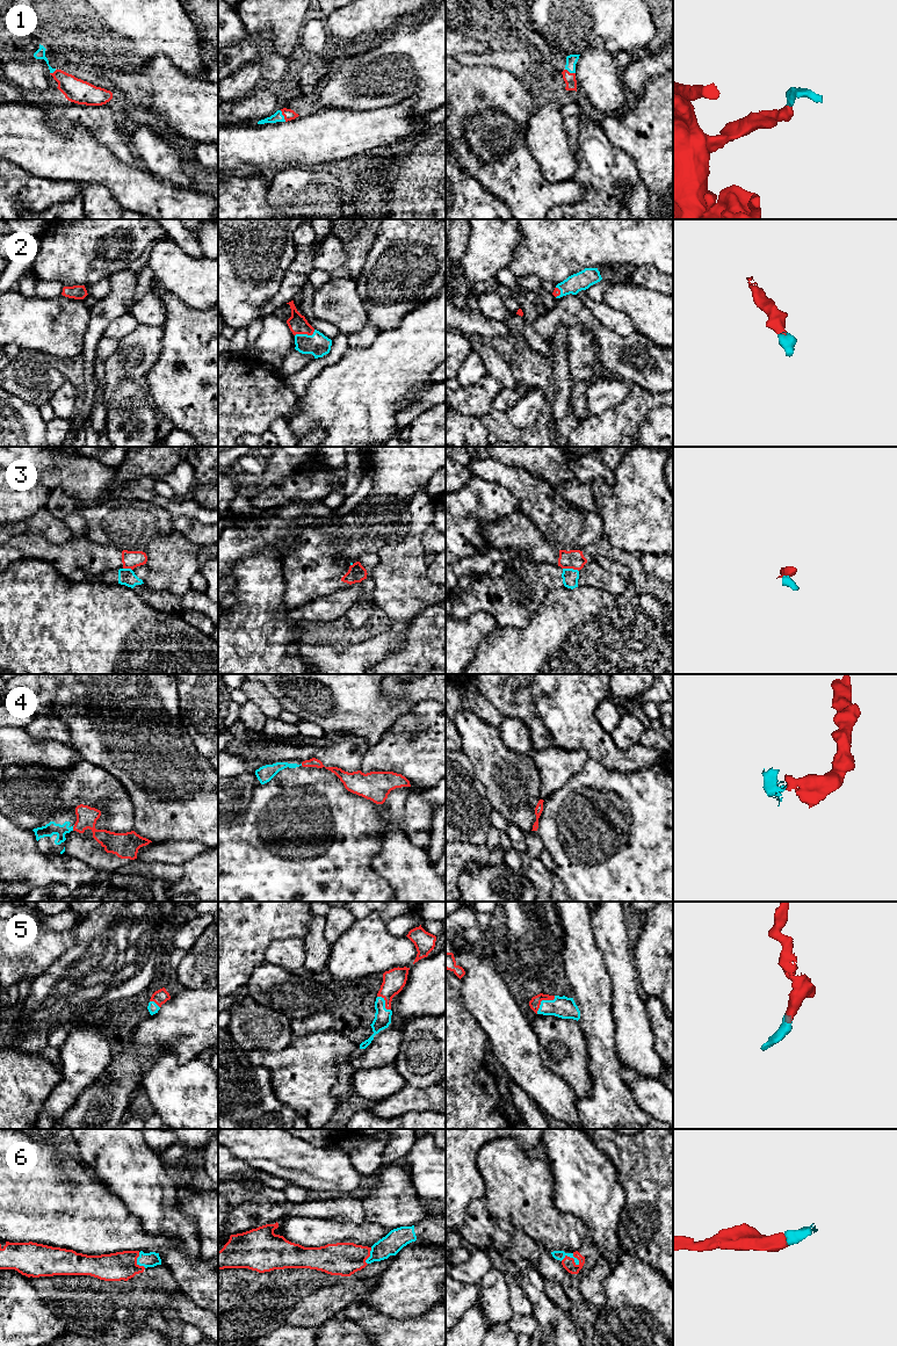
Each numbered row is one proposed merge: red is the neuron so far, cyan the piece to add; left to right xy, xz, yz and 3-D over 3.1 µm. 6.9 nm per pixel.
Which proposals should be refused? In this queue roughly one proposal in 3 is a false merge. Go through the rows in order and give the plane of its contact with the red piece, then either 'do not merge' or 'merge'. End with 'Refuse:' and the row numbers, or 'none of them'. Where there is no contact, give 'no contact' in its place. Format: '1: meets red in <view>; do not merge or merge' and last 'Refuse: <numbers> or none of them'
1: meets red in xz; merge
2: meets red in xz; merge
3: meets red in yz; do not merge
4: meets red in xy; do not merge
5: meets red in yz; merge
6: meets red in yz; merge
Refuse: 3, 4

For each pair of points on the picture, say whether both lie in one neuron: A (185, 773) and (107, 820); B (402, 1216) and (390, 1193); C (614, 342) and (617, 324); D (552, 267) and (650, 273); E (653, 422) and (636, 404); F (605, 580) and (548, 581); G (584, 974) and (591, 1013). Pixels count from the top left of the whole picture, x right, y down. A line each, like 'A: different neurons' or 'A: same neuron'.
A: different neurons
B: same neuron
C: different neurons
D: different neurons
E: different neurons
F: same neuron
G: same neuron

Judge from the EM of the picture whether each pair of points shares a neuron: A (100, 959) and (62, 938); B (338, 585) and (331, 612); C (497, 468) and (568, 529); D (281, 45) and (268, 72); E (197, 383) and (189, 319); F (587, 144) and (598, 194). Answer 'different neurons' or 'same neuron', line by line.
A: different neurons
B: different neurons
C: same neuron
D: different neurons
E: same neuron
F: same neuron

